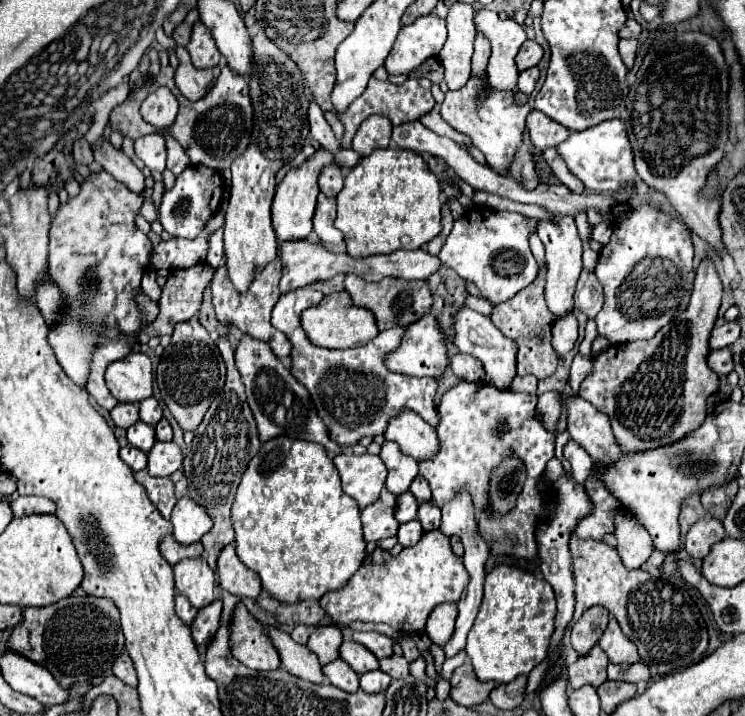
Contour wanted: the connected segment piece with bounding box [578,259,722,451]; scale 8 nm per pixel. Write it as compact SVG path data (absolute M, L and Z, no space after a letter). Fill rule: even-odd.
M702 259L686 311L652 339L610 345L594 357L594 367L582 381L578 395L610 417L612 433L624 451L674 443L704 421L706 399L720 385L718 375L706 365L708 337L718 317L720 299L722 281L714 261Z

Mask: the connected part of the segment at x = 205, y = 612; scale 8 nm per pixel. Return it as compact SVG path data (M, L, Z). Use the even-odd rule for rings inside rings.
M220 599L212 601L208 607L198 611L196 627L192 623L192 639L196 635L196 639L194 639L196 645L208 645L214 639L216 631L220 629L220 615L222 615L222 601Z

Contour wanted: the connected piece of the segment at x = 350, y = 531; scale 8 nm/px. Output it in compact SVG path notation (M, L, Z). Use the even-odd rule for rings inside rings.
M274 439L262 443L260 453L248 463L232 505L232 525L236 531L236 553L240 561L260 575L262 587L272 599L298 603L320 599L326 591L344 587L366 557L358 503L342 493L338 471L326 449L302 439Z

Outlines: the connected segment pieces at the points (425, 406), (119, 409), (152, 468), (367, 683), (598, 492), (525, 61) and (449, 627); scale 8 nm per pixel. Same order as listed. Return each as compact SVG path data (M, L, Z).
M300 287L288 293L282 293L278 303L272 311L272 325L286 333L286 337L292 341L292 375L304 383L316 403L316 409L320 409L320 417L330 429L332 439L340 443L342 447L352 447L358 443L364 435L380 435L384 433L384 427L392 415L398 415L400 409L408 407L416 411L420 417L424 417L426 423L436 425L436 405L434 405L434 393L436 393L436 379L428 377L408 377L392 373L384 367L384 355L386 351L392 351L400 343L400 335L404 333L404 327L392 327L384 333L378 333L366 347L356 349L322 349L312 345L302 327L300 327L300 313L316 303L320 303L324 295L312 287Z
M118 403L110 411L110 417L116 423L116 427L128 429L130 425L134 425L138 421L138 405L136 403Z
M156 441L148 453L148 473L152 477L168 477L182 465L182 453L176 443Z
M376 669L376 671L370 671L370 673L364 673L360 677L360 689L364 689L366 693L380 693L380 691L386 691L390 685L390 677Z
M588 483L586 491L588 495L592 495L596 511L578 523L574 535L578 539L602 539L606 533L614 531L612 511L620 507L620 503L616 503L616 499L612 499L612 495L608 495L608 491L600 487L600 483Z
M524 41L520 51L518 51L518 55L516 55L516 65L518 65L520 71L530 69L530 67L538 65L542 55L544 55L544 51L536 41Z
M442 603L440 607L436 607L436 611L432 611L432 615L428 617L428 623L426 623L426 633L434 645L444 647L444 643L448 643L452 639L456 615L458 615L458 611L456 611L454 603Z

